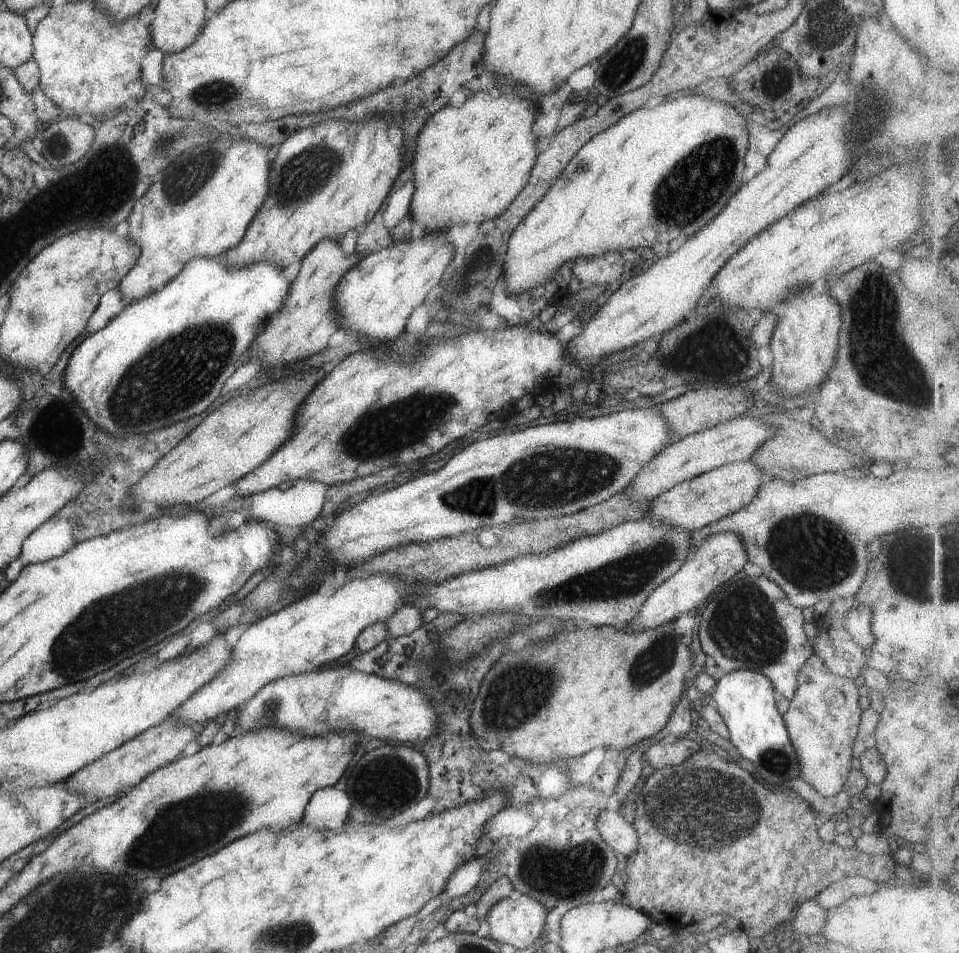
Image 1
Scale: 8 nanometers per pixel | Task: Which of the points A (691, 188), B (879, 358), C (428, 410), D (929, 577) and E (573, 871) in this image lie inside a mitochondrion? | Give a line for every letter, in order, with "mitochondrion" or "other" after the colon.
A: mitochondrion
B: mitochondrion
C: mitochondrion
D: mitochondrion
E: mitochondrion

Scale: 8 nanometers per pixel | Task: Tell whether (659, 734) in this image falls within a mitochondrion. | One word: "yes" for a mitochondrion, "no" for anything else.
no

